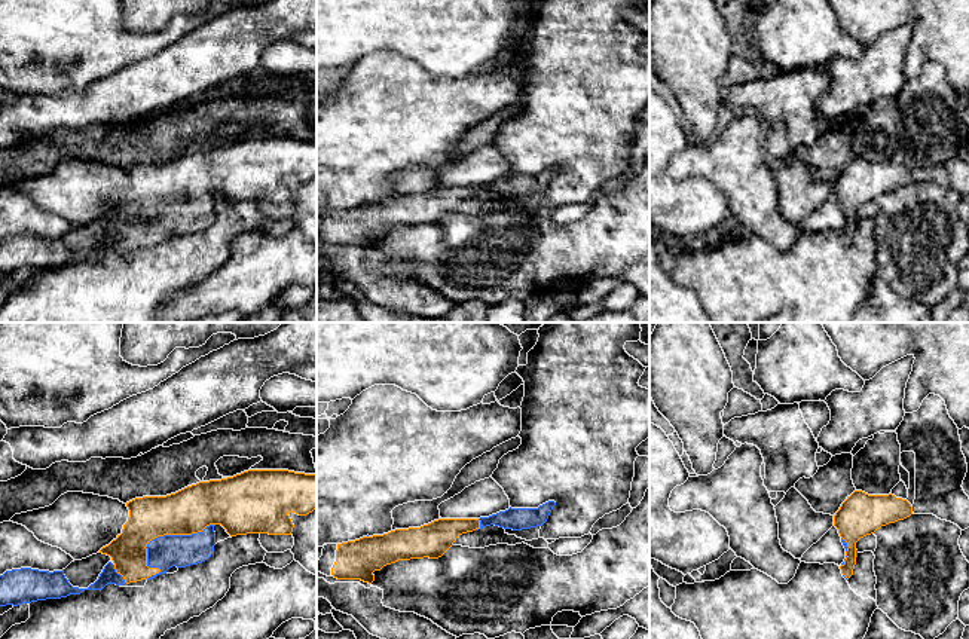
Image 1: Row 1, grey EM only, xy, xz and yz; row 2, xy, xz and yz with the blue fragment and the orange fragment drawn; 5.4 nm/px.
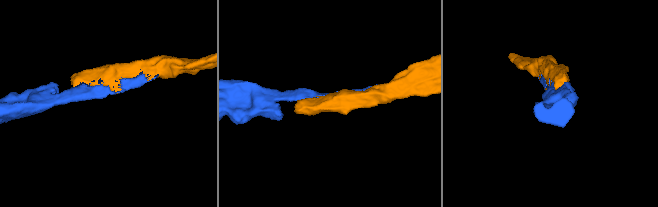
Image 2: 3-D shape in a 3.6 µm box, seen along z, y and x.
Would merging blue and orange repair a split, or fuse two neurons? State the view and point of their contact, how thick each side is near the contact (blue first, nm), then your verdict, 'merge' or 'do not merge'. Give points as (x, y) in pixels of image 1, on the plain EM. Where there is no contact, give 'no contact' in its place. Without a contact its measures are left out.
meets blue in xy at (158, 204); 180 nm thick on the blue side, 240 nm on the other; merge

